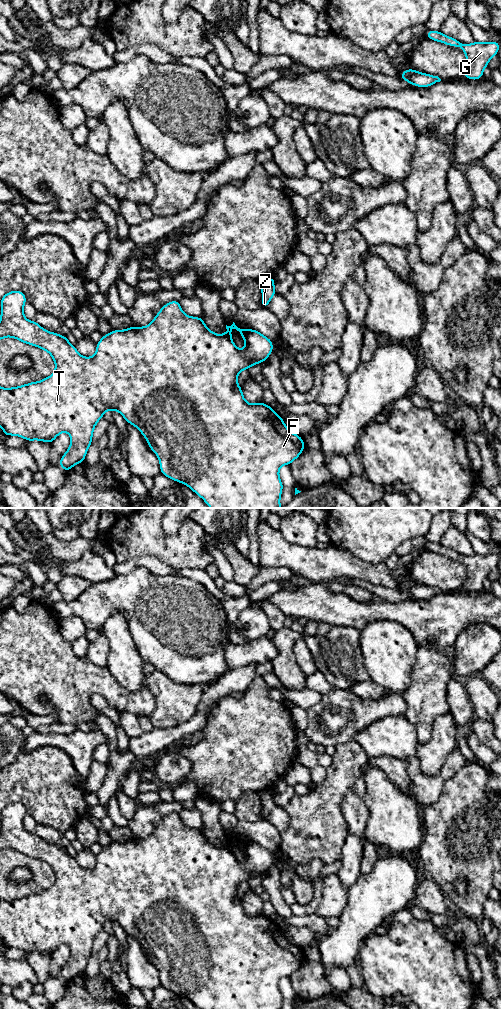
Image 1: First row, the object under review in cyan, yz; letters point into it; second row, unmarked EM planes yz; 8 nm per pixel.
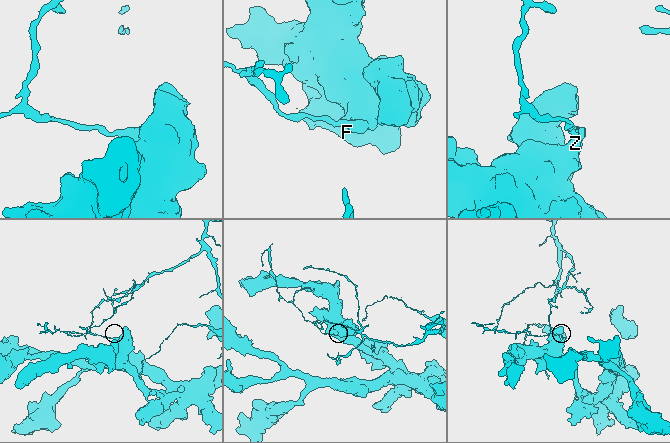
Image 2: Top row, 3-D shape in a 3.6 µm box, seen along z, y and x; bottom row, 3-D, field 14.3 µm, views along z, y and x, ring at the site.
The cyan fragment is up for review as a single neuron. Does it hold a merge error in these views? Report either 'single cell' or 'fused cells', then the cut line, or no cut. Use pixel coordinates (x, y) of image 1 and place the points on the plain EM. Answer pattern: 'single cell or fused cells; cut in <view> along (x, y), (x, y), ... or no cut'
fused cells; cut in yz along (272, 789), (260, 796)

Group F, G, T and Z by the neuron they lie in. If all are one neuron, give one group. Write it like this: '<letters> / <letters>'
F T Z / G

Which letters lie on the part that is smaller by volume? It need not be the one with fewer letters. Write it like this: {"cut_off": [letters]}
{"cut_off": ["G"]}

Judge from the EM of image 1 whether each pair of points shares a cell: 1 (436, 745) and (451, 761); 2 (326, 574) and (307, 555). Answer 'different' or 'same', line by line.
1: different
2: same

